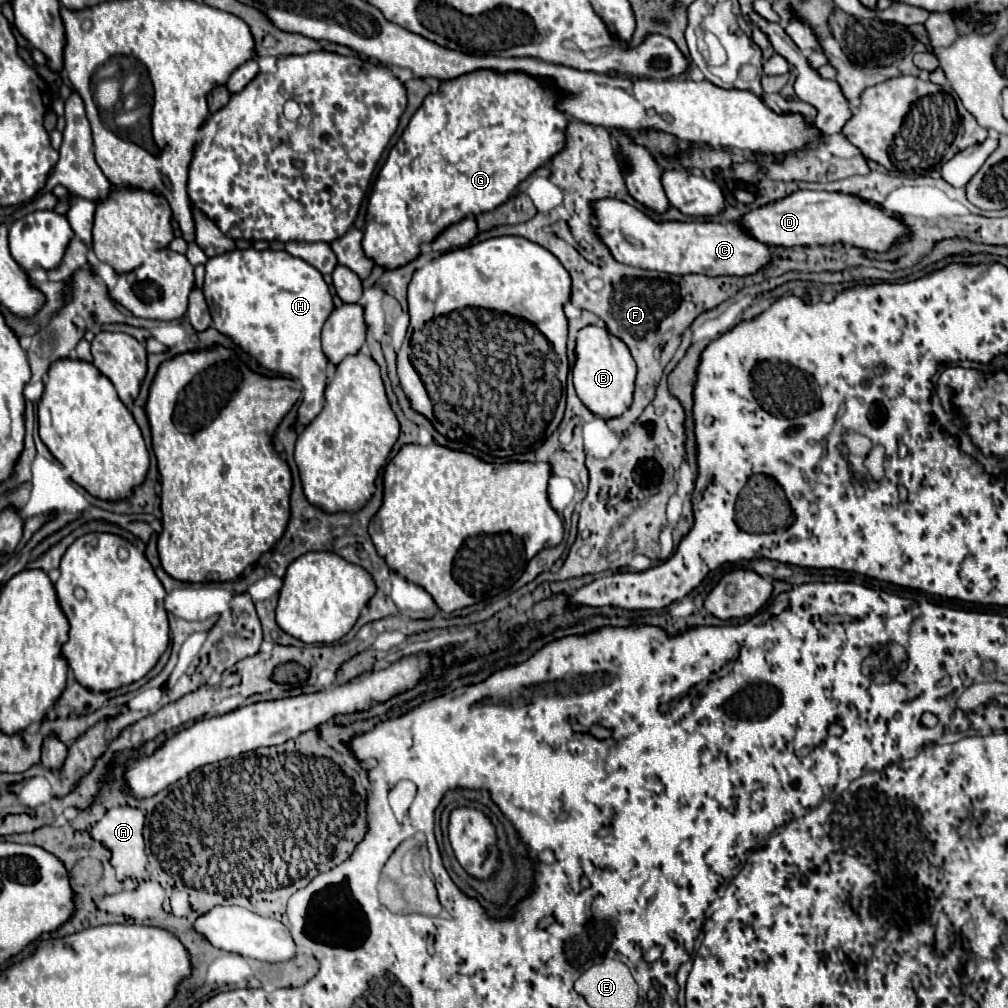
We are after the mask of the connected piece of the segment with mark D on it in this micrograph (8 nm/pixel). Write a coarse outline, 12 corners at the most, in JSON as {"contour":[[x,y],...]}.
{"contour":[[796,191],[744,213],[764,245],[886,251],[906,227],[872,201]]}

